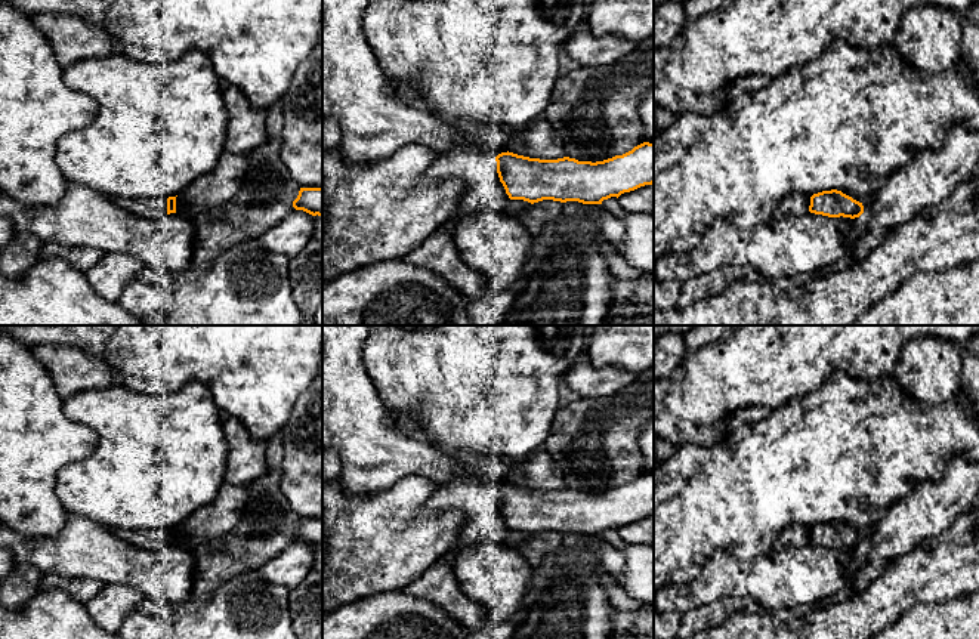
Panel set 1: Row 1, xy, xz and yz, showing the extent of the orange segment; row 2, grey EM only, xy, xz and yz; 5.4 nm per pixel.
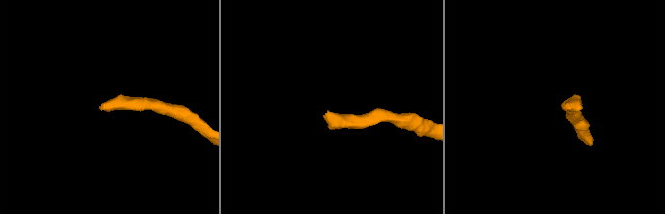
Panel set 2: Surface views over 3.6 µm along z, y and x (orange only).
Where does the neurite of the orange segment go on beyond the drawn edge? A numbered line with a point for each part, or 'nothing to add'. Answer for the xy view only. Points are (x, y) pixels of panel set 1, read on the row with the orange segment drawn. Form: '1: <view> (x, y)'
1: xy (147, 207)

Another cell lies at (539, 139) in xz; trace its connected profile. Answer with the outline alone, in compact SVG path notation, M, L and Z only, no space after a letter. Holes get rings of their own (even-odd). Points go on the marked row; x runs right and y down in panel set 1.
M544 117L534 120L522 132L501 127L497 139L509 152L518 155L540 160L565 157L562 139Z

